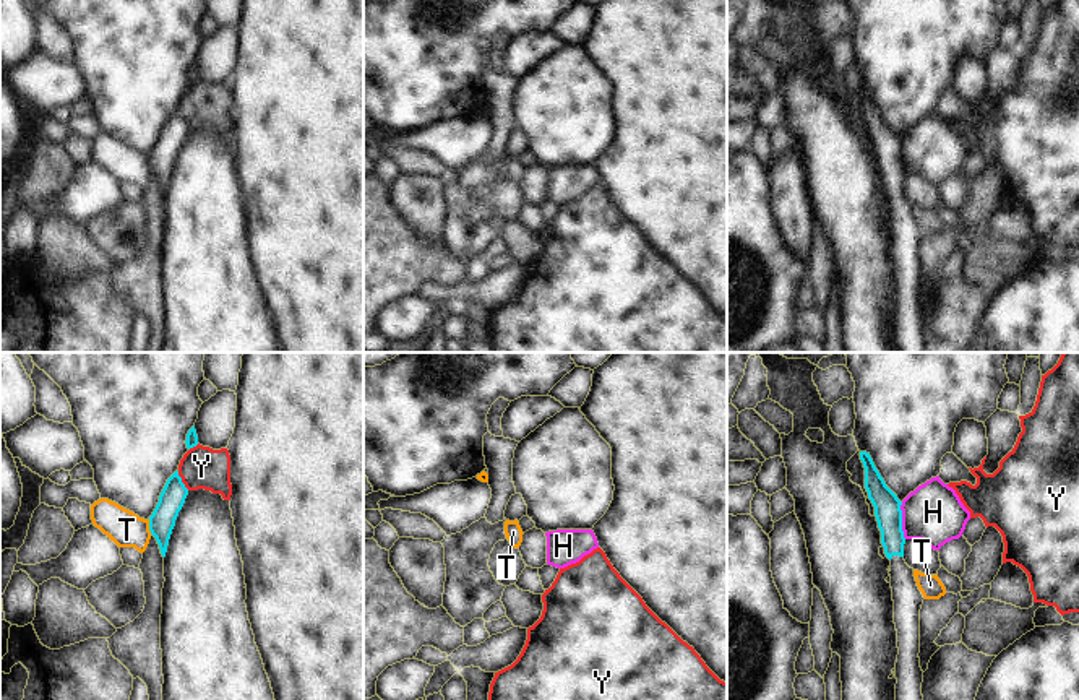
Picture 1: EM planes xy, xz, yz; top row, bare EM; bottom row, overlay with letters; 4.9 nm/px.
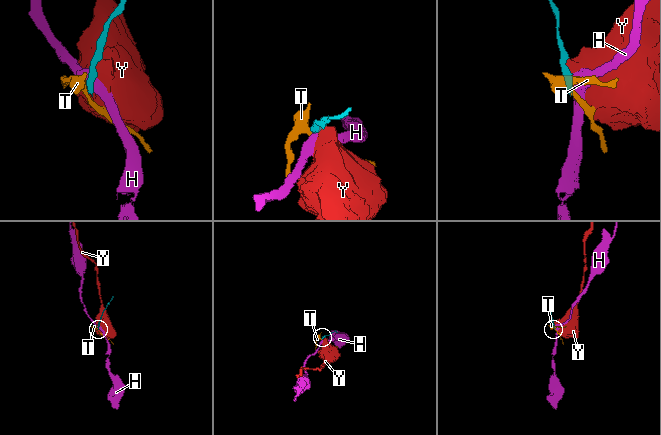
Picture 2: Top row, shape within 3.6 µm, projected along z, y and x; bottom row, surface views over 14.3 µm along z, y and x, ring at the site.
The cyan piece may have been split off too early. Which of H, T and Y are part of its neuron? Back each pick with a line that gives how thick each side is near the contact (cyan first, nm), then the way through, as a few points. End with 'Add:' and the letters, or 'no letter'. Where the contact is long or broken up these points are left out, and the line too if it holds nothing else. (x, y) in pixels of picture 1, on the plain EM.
Add: no letter

